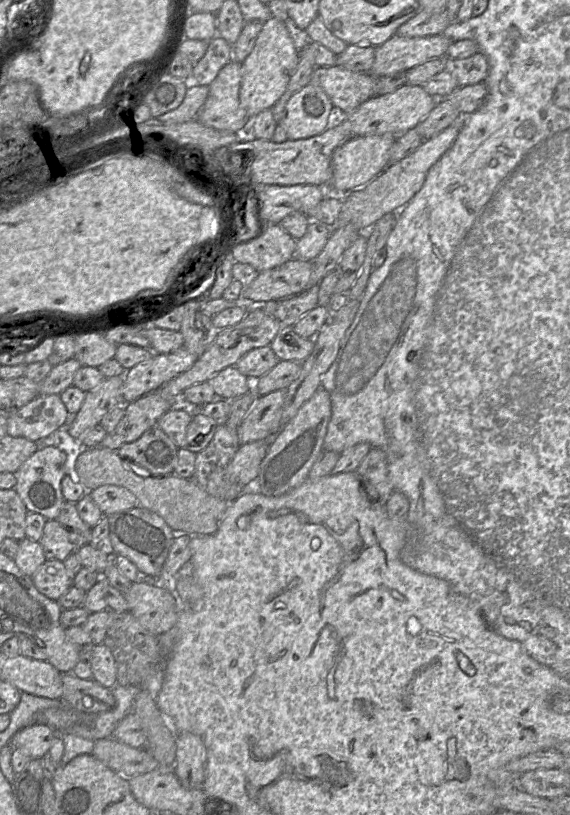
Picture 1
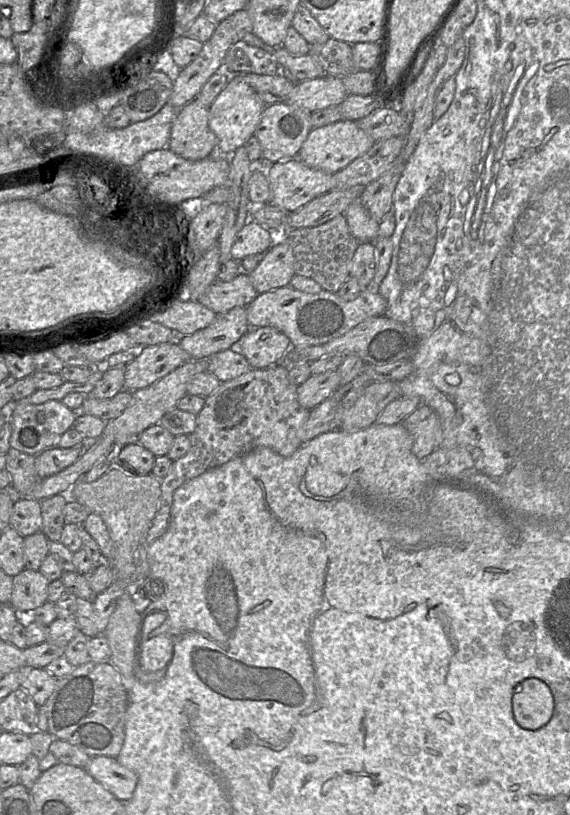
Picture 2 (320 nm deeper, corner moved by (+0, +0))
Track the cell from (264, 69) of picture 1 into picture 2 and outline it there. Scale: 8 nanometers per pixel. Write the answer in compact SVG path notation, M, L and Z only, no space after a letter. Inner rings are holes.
M232 75L226 87L209 108L209 128L218 141L216 153L230 156L237 148L244 146L254 135L265 108L266 105L256 91L244 81L243 75Z

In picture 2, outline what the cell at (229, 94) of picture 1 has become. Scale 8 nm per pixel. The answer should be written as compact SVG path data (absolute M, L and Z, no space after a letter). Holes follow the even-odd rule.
M192 100L178 110L168 147L190 160L201 160L218 151L216 135L208 124L209 108Z

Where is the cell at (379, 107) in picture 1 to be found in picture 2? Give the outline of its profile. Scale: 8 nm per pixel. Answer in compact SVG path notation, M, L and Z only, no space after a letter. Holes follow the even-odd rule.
M340 120L312 129L297 157L311 168L334 174L366 153L374 143L375 141L357 125L356 121Z

